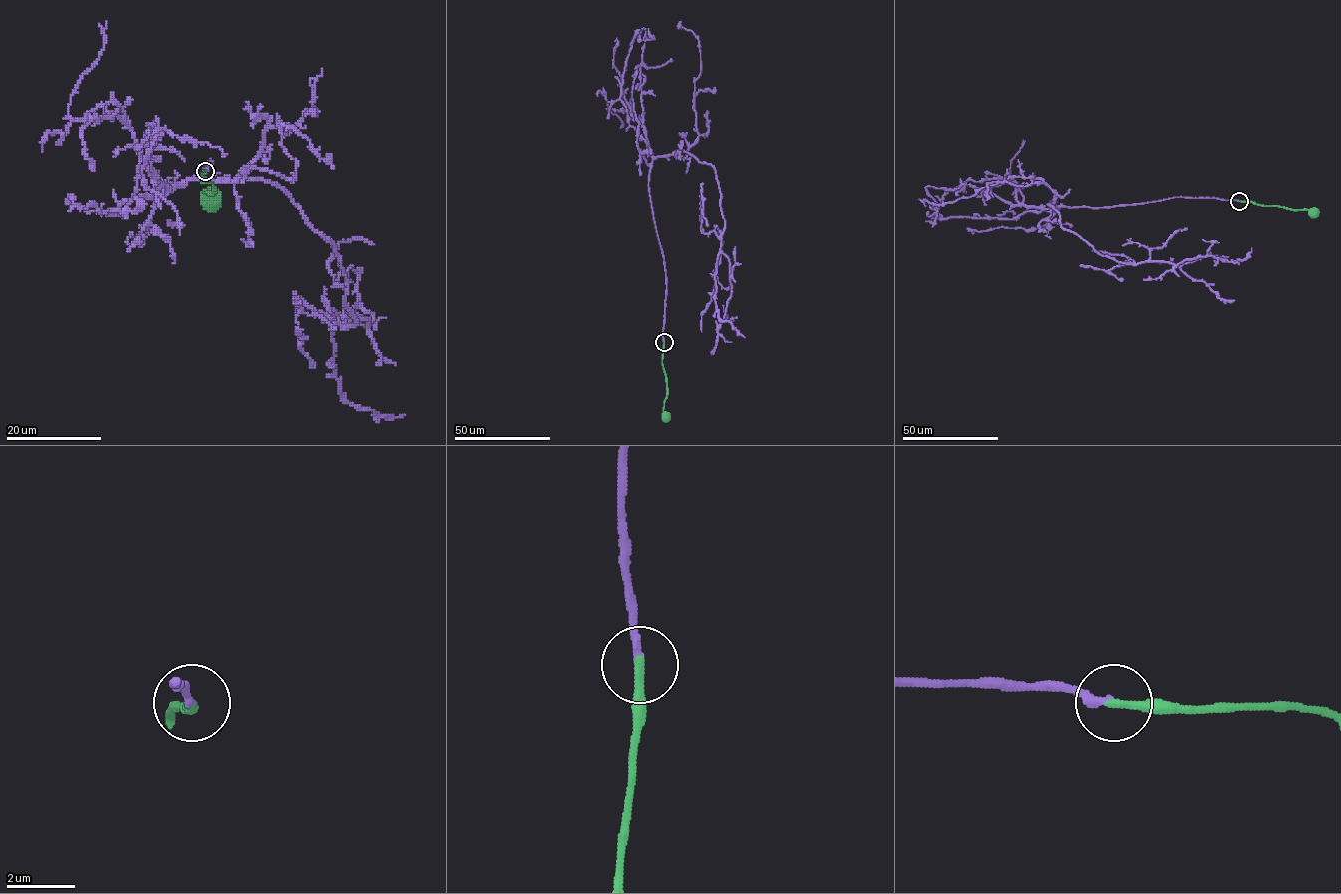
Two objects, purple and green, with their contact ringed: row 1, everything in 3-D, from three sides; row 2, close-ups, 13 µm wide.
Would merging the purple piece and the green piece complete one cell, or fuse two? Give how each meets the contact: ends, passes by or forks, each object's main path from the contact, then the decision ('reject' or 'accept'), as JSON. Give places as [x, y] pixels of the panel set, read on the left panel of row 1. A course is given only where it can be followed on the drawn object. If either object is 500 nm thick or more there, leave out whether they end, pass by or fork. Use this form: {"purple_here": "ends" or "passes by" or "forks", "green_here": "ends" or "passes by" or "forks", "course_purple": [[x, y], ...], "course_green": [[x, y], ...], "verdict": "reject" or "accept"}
{"purple_here": "ends", "green_here": "ends", "course_purple": [[205, 170], [168, 185], [279, 185], [334, 248], [346, 326], [369, 326], [356, 305], [338, 320], [325, 287]], "course_green": [[205, 171], [201, 181], [210, 182], [215, 188], [212, 192], [204, 191], [206, 202]], "verdict": "accept"}

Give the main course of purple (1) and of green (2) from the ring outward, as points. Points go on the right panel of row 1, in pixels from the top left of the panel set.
1: (1239, 201), (1048, 204), (1061, 226), (1119, 262), (1178, 264), (1212, 255), (1233, 262), (1252, 248)
2: (1239, 201), (1308, 209), (1312, 214)

